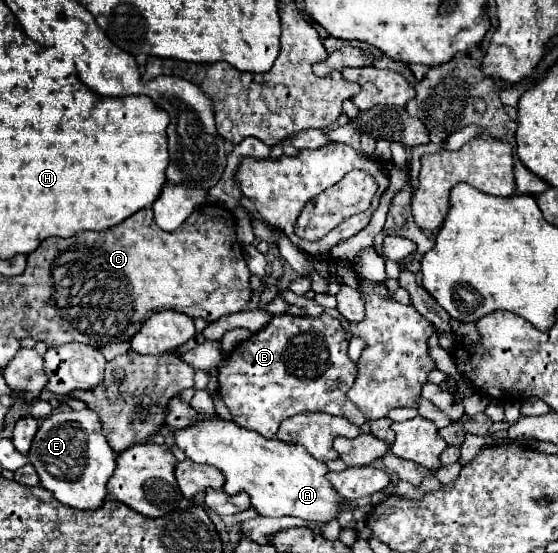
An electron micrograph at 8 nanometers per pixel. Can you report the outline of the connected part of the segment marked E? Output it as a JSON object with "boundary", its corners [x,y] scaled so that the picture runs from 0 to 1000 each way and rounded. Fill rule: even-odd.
{"boundary":[[[115,741],[86,752],[54,807],[54,839],[72,861],[72,875],[97,890],[100,904],[136,922],[172,922],[190,901],[190,872],[208,846],[208,817],[194,807],[176,752],[165,741]]]}

